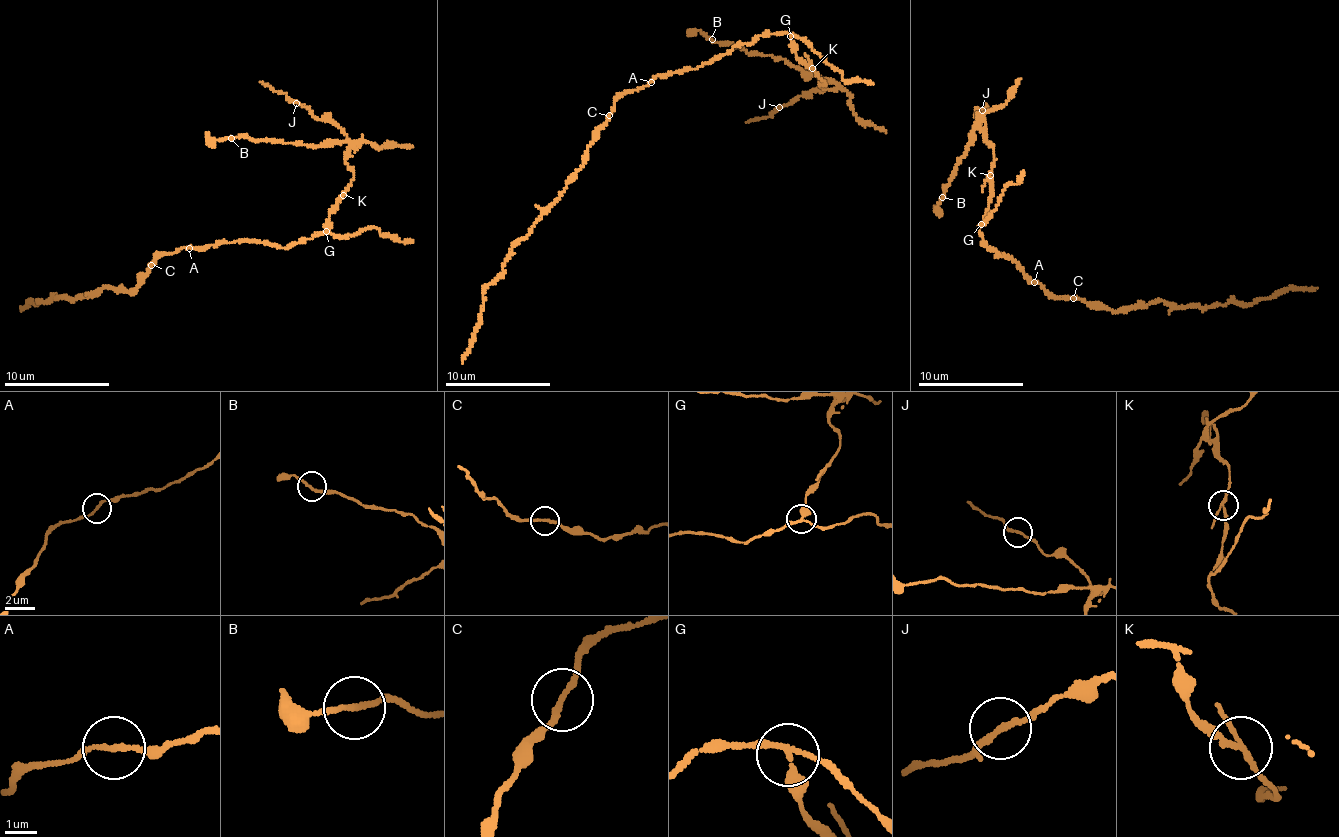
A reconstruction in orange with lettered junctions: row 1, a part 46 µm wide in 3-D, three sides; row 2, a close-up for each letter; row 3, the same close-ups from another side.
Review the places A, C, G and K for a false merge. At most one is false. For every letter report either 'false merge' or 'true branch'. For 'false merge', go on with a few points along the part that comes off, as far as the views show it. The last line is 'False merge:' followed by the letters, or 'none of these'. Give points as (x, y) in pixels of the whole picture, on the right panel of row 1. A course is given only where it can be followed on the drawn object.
A: true branch
C: true branch
G: true branch
K: false merge; course (989, 175), (993, 144), (975, 128), (973, 141), (960, 159), (956, 173), (945, 185), (944, 195), (934, 207)
False merge: K

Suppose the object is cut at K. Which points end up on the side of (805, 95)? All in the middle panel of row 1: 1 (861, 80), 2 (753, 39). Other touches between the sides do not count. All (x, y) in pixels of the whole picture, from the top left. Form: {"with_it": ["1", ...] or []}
{"with_it": []}

